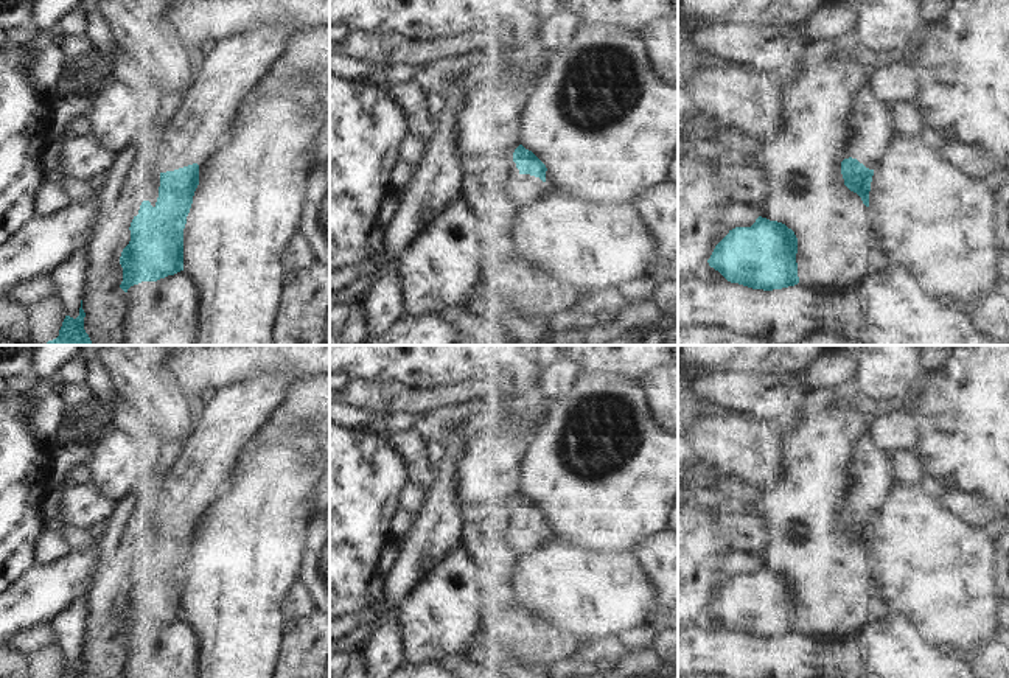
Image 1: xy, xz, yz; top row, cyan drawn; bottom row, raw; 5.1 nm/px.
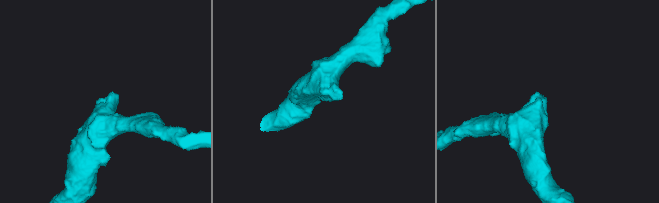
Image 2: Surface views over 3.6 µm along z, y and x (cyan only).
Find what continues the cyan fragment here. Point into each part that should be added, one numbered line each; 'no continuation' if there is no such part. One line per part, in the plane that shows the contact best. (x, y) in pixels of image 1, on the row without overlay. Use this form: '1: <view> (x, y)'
1: xy (241, 411)

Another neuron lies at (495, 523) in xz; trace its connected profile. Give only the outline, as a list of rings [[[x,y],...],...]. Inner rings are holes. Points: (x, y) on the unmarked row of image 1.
[[[511,495],[505,501],[480,501],[463,507],[463,529],[460,541],[465,543],[474,560],[487,569],[501,569],[507,578],[507,585],[513,585],[515,577],[519,575],[522,558],[536,549],[532,540],[522,540],[516,533],[519,518],[513,510],[513,501],[518,496]]]

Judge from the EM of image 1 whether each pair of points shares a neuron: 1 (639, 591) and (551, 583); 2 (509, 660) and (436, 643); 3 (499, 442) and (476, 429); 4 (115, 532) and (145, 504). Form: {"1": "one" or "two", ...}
{"1": "one", "2": "two", "3": "two", "4": "one"}

